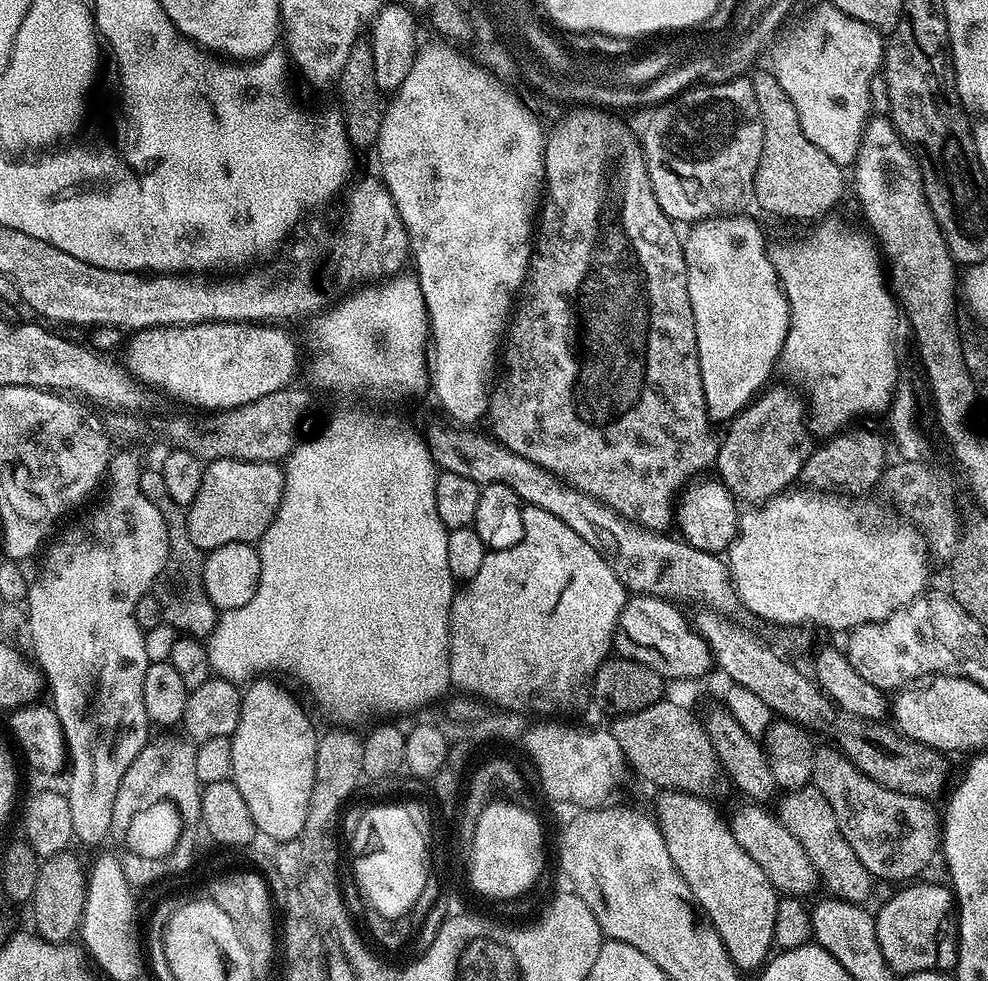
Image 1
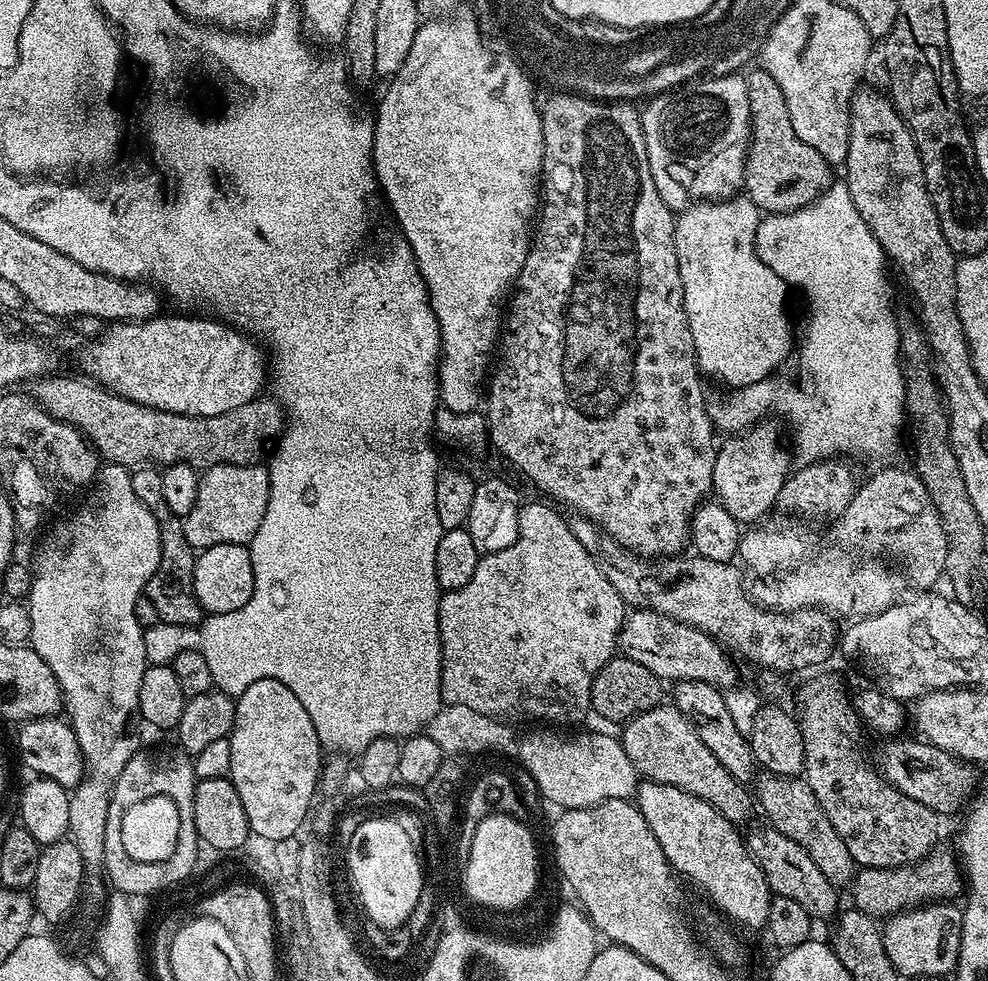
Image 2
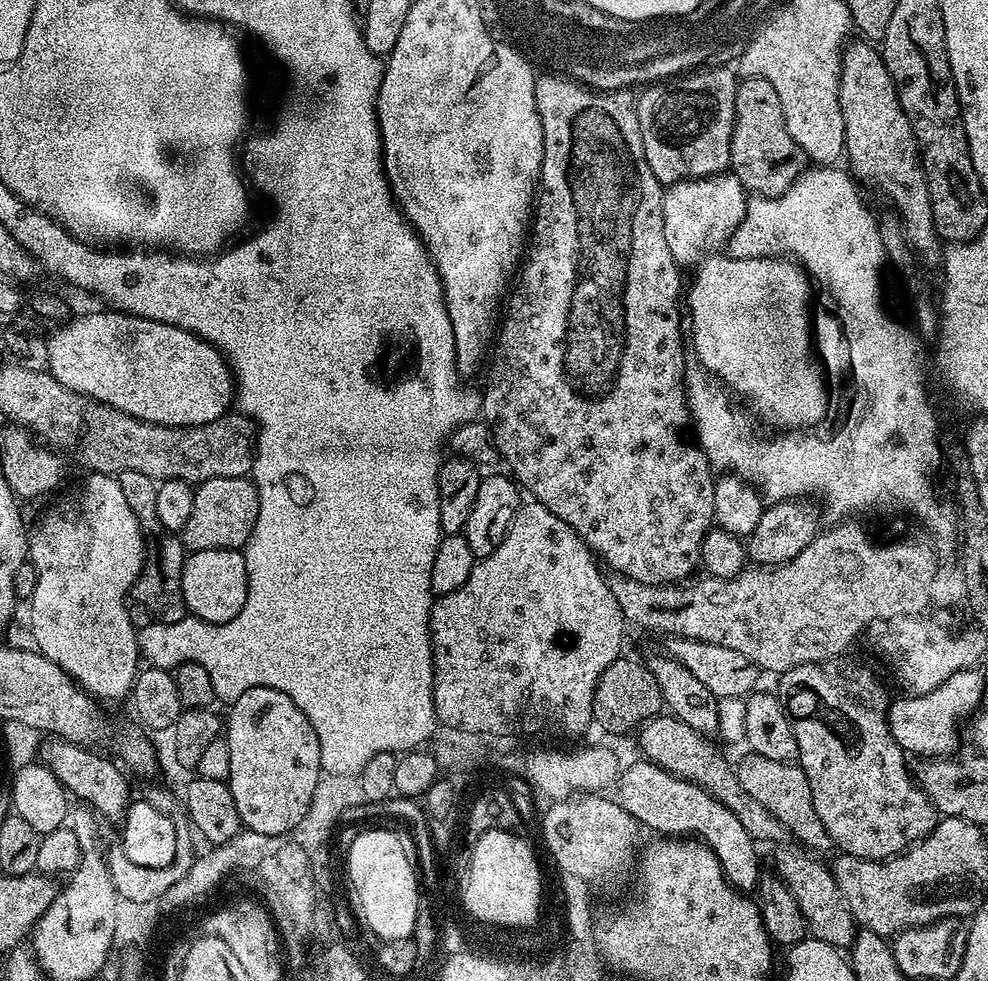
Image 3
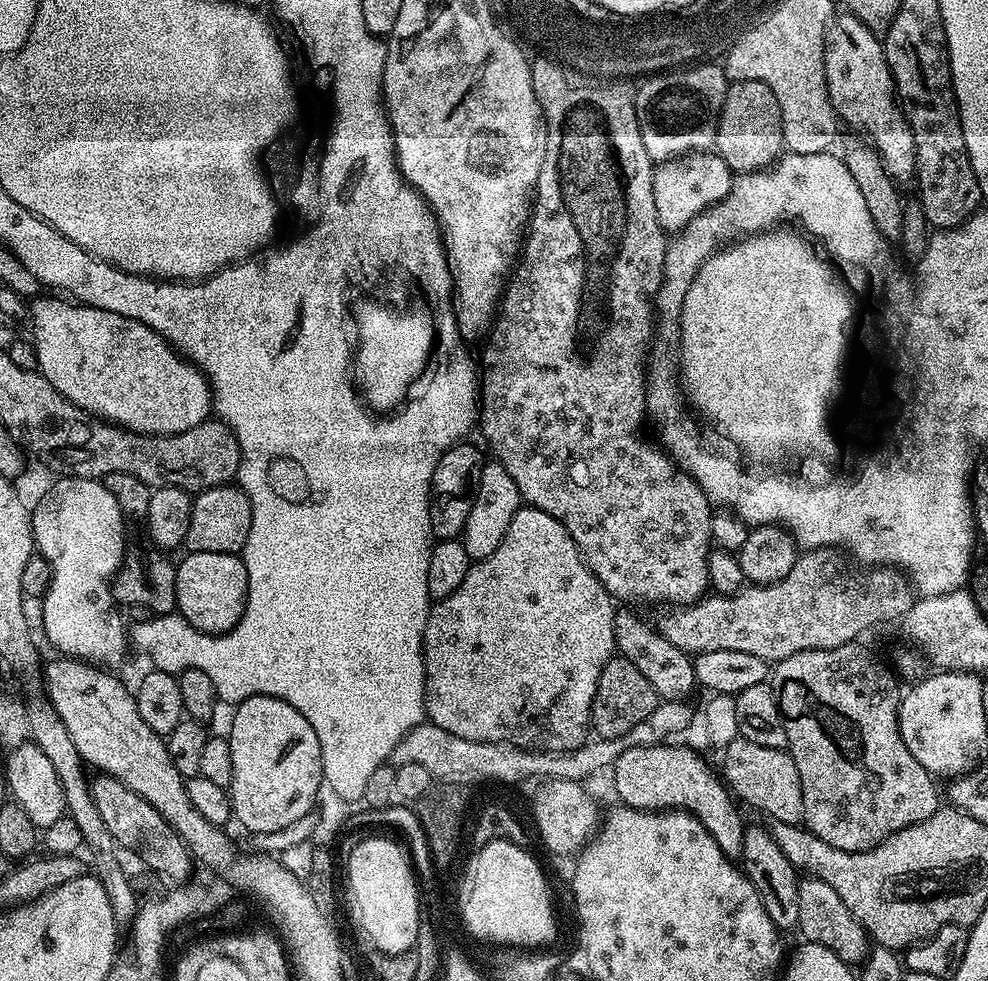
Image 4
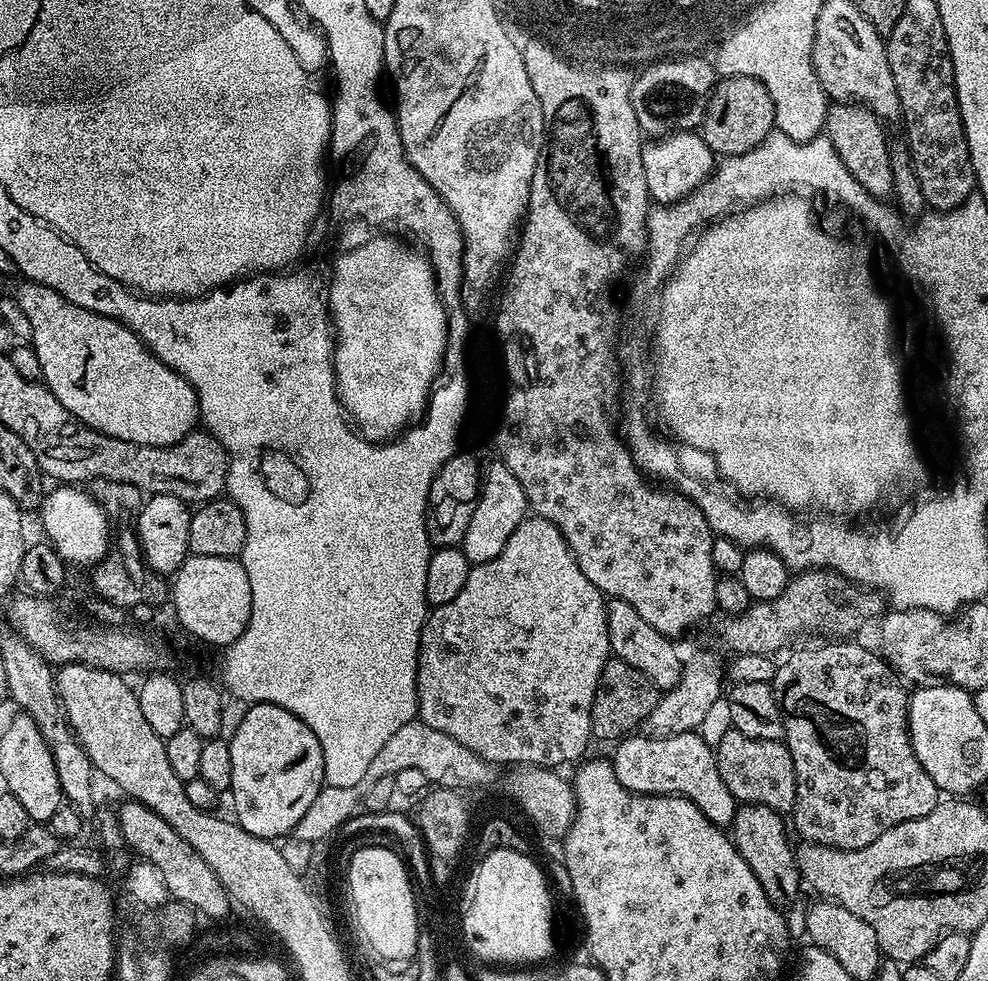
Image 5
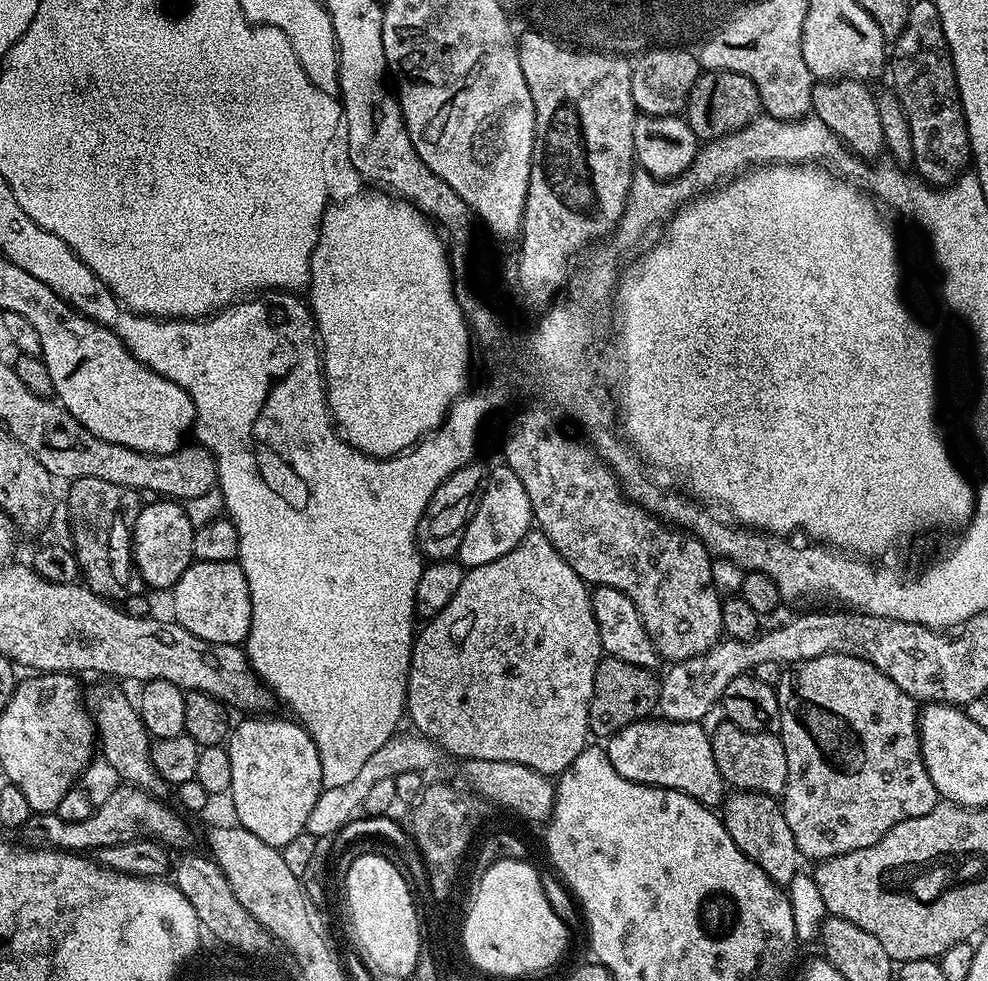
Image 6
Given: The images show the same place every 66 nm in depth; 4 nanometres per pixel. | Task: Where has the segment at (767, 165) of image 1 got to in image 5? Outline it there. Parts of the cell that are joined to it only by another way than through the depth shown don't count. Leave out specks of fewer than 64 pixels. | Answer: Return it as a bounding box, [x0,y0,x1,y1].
[700,75,775,156]

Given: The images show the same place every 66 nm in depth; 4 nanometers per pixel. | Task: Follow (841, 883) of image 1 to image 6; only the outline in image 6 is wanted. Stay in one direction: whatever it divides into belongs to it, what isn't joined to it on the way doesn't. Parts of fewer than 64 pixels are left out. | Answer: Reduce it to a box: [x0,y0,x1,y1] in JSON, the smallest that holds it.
[710,723,786,797]

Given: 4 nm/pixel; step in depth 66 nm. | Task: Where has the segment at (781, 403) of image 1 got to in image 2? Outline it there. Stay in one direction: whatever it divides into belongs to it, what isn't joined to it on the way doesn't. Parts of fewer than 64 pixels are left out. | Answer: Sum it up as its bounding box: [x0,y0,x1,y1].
[712,422,790,526]

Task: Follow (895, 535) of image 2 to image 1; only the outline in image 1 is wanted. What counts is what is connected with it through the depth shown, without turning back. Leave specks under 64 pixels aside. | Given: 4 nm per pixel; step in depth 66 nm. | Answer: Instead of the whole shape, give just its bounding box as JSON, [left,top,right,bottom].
[882,462,962,562]

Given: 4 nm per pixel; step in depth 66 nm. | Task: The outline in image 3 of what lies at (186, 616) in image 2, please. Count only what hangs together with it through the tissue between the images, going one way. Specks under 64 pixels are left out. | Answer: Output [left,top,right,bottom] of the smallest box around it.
[118,470,188,624]

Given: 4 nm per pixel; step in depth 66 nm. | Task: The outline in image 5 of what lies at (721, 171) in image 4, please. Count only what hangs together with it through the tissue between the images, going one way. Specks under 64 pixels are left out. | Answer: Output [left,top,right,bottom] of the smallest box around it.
[642,131,717,206]

